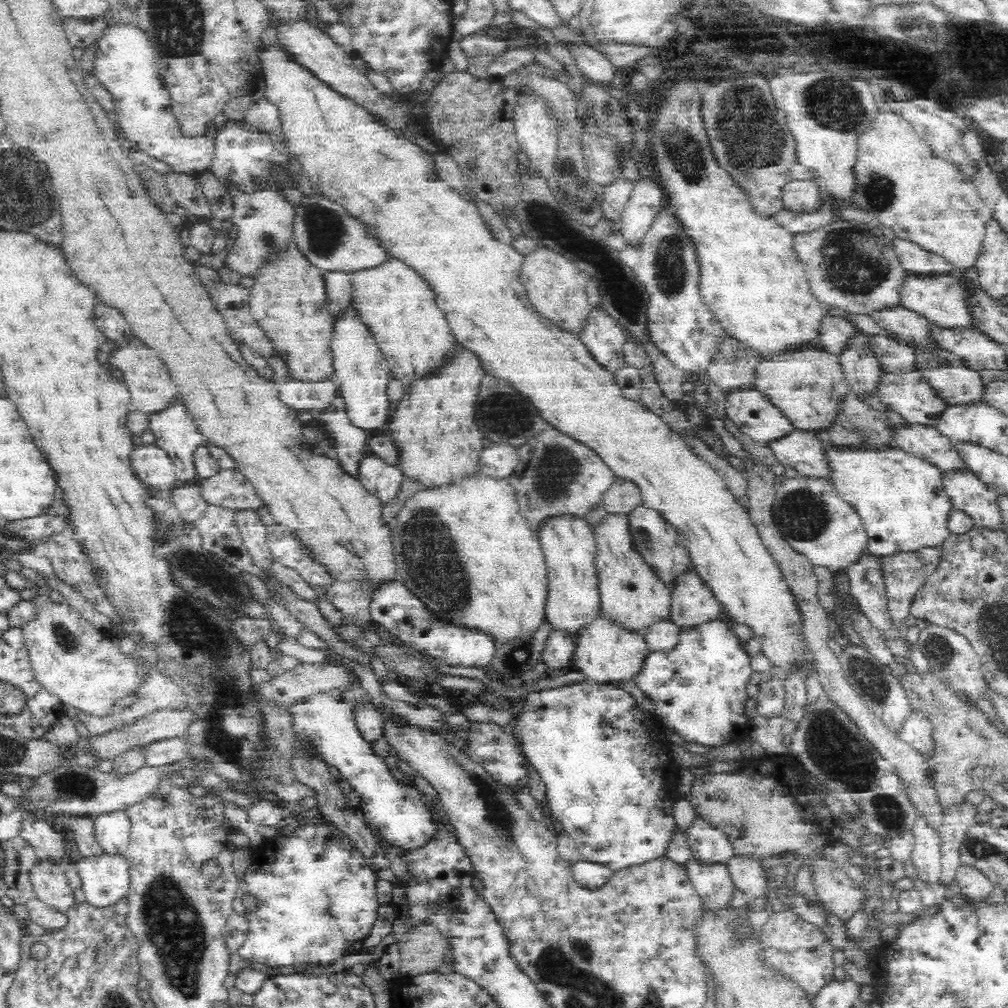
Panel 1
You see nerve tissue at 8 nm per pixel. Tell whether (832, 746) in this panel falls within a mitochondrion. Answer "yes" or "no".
yes

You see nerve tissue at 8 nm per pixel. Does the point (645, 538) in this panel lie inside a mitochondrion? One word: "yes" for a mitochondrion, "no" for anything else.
yes

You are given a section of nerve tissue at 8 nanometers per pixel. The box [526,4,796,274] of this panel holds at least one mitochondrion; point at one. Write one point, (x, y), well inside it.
(740, 117)

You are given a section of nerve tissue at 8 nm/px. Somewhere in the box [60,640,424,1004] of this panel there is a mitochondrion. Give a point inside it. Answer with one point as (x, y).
(173, 926)

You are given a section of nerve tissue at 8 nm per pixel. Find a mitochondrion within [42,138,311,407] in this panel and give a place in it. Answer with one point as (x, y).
(270, 240)

